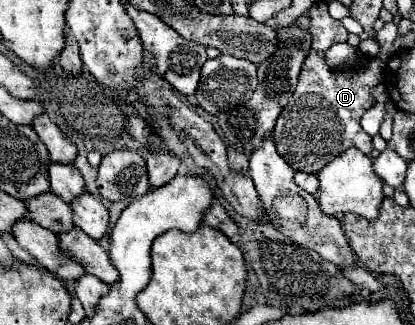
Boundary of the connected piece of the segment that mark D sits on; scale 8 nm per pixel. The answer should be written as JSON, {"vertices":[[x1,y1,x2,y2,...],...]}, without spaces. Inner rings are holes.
{"vertices":[[310,51,300,71,294,97,282,109,272,133,278,153,294,171,318,173,324,165,350,147,356,147,366,155,374,149,372,137,360,127,360,117,374,105,370,91,380,83,384,71,386,63,382,63,378,57,372,57,364,61,360,69,346,69,346,73,342,73,328,67,324,53]]}

